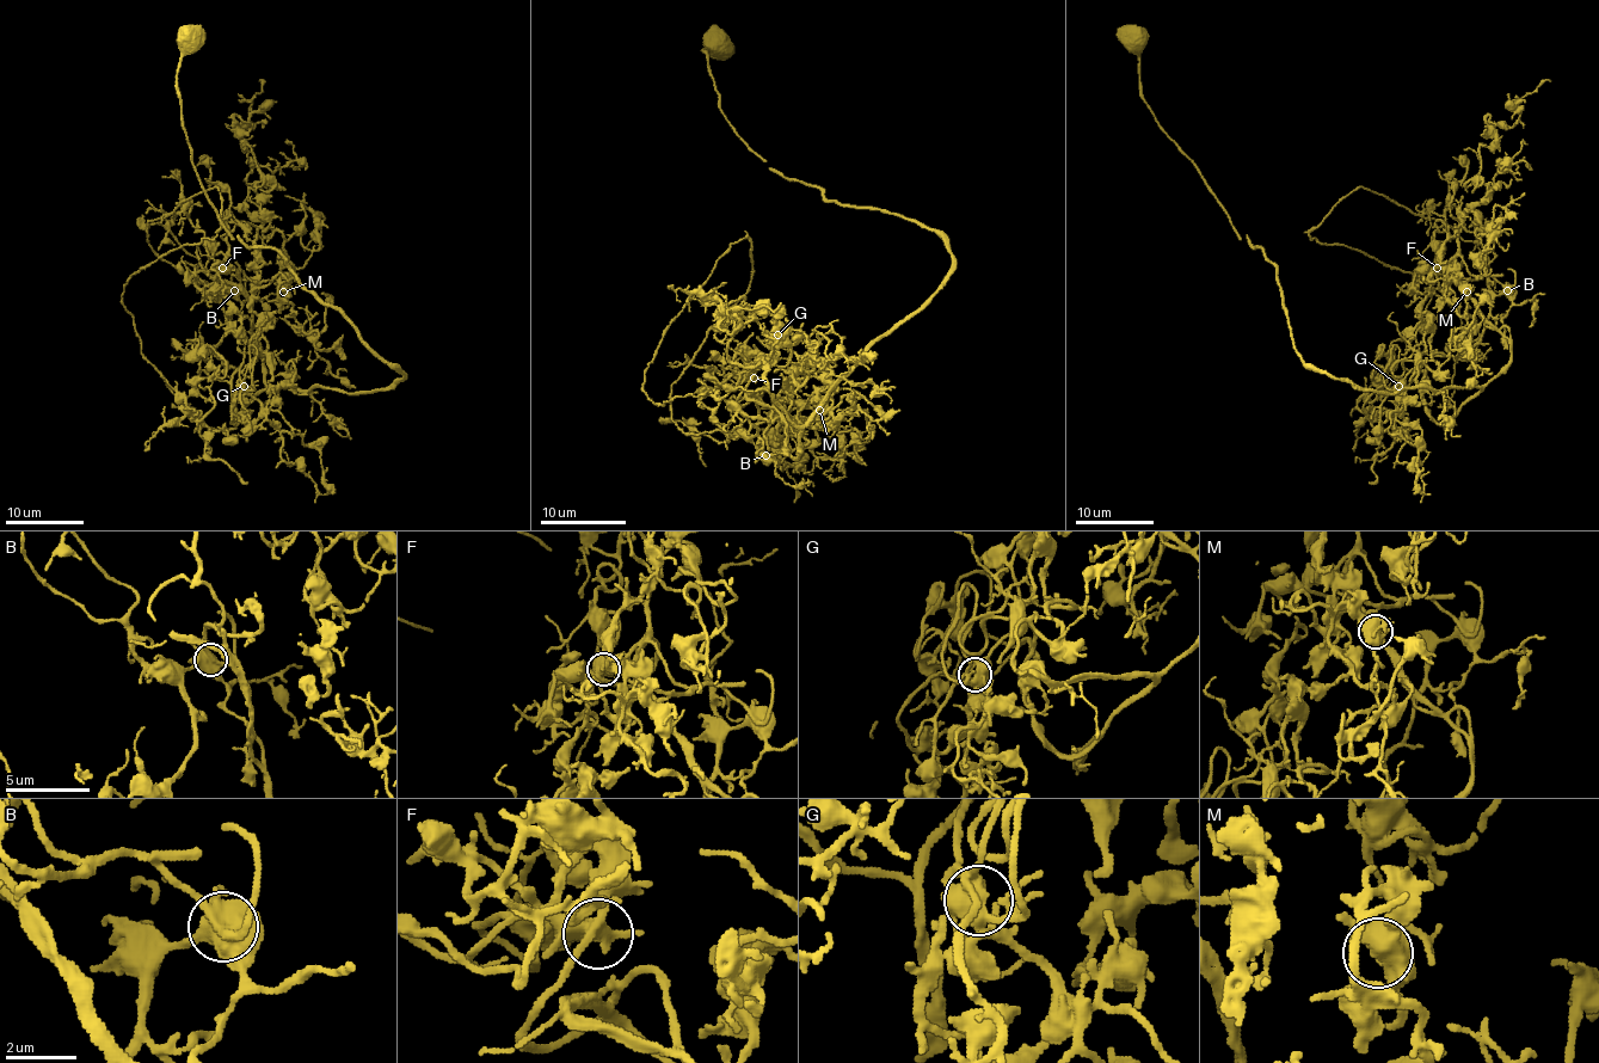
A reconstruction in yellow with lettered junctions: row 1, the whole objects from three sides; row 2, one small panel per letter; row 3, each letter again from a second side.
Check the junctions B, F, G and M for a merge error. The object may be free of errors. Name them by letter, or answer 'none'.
B

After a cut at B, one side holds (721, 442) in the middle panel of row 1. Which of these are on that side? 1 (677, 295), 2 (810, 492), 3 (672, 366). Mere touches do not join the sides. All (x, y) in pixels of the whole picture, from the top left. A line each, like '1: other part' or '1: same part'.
1: other part
2: same part
3: other part

